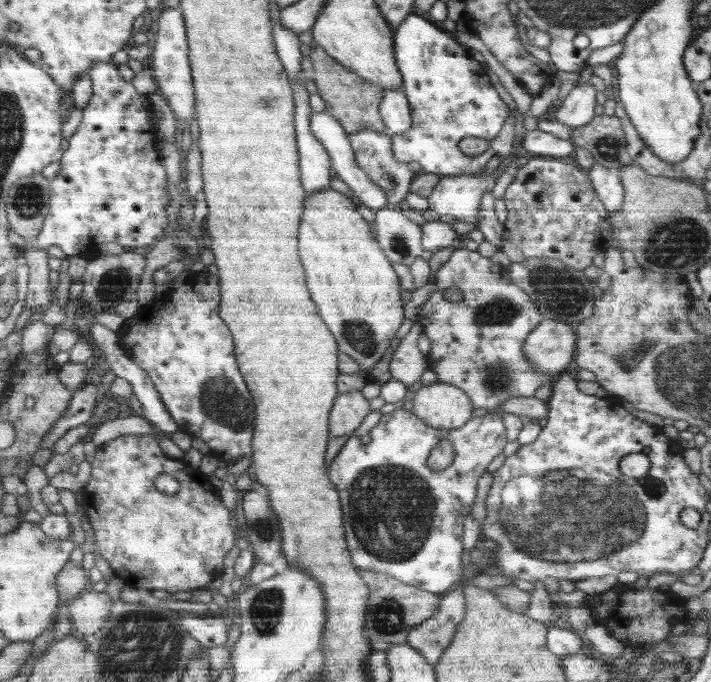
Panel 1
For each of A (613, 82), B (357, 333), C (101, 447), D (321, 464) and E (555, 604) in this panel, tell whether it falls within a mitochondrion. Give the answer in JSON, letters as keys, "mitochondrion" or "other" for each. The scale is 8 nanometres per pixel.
{"A":"other","B":"mitochondrion","C":"other","D":"other","E":"other"}

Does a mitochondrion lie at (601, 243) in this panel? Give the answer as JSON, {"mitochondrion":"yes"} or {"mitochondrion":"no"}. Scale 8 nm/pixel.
{"mitochondrion":"no"}

